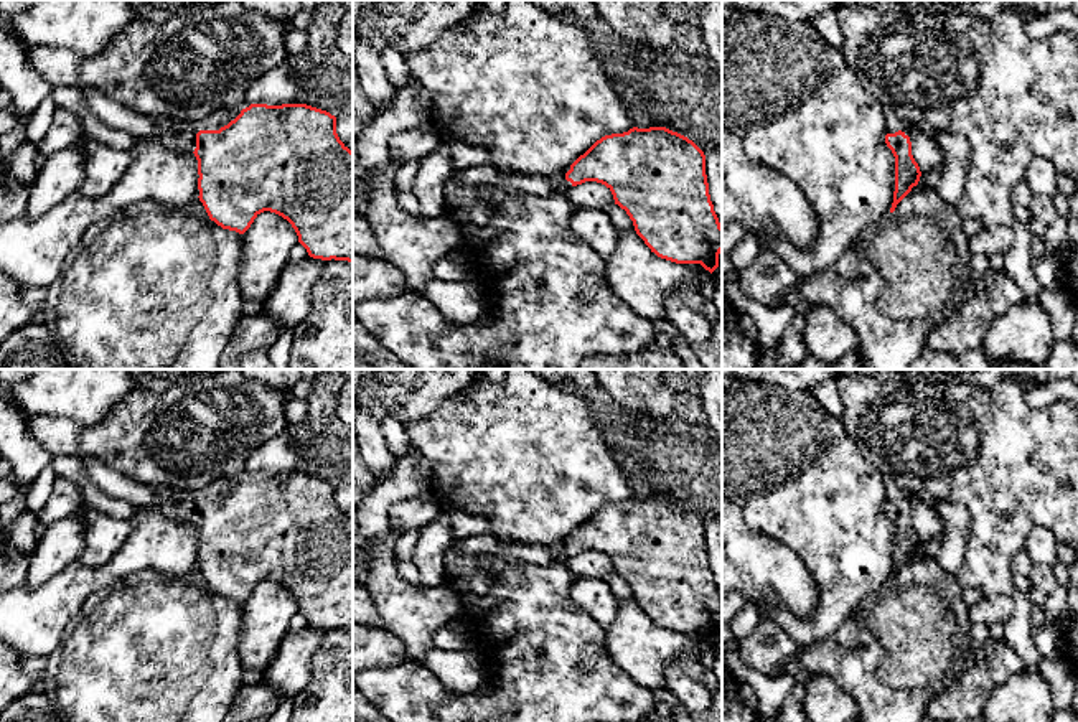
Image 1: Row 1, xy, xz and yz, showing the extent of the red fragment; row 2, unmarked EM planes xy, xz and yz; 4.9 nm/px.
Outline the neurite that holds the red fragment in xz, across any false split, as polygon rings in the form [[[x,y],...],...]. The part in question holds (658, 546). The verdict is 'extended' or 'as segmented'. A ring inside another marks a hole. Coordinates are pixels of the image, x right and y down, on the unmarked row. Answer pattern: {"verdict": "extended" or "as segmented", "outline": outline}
{"verdict": "extended", "outline": [[[666,496],[605,504],[560,542],[499,546],[542,567],[585,551],[602,552],[658,626],[701,633],[710,643],[719,636],[722,595],[709,564],[705,524]]]}

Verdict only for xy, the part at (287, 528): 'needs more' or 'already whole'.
needs more

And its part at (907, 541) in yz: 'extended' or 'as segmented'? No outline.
extended

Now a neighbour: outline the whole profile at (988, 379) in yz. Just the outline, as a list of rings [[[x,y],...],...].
[[[839,369],[847,376],[874,379],[879,382],[928,381],[938,386],[969,384],[992,391],[1001,381],[1014,377],[1024,391],[1045,386],[1052,381],[1068,379],[1078,386],[1078,369]]]

